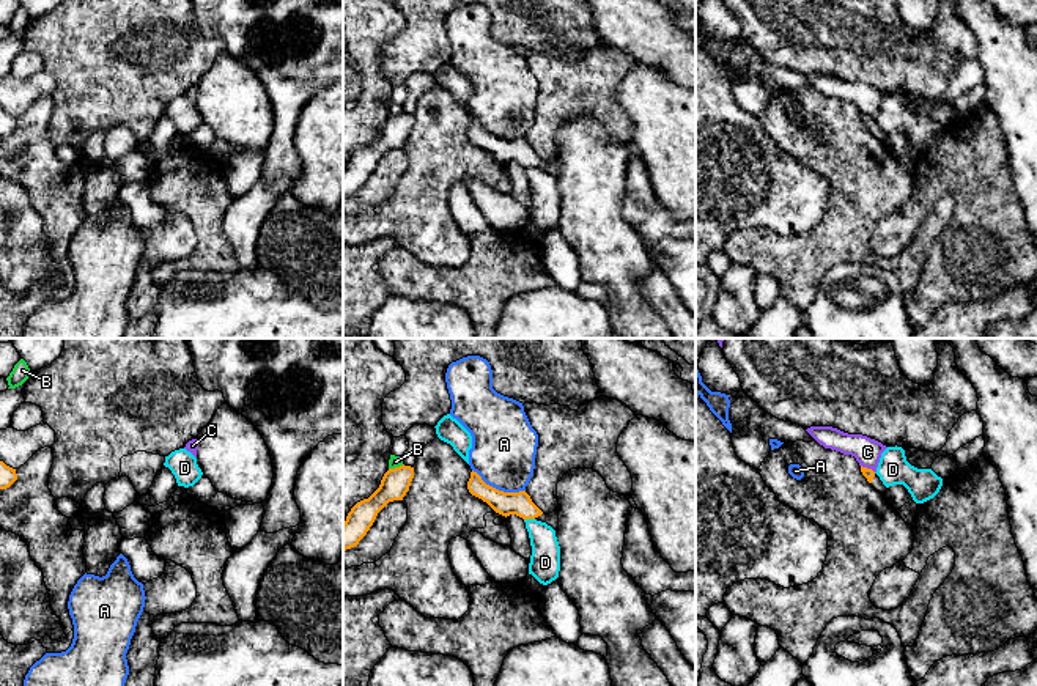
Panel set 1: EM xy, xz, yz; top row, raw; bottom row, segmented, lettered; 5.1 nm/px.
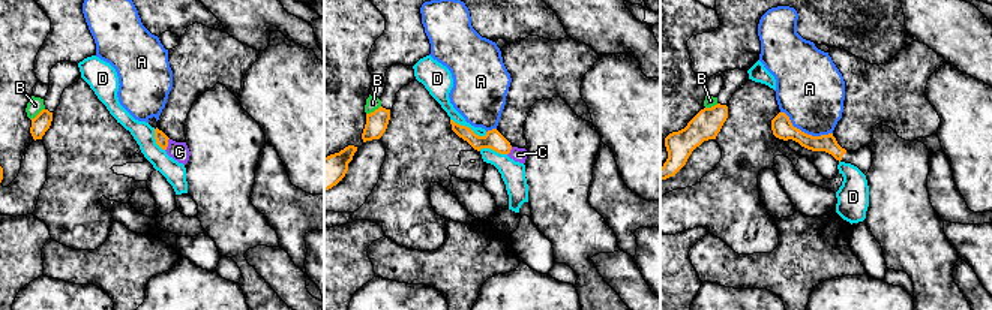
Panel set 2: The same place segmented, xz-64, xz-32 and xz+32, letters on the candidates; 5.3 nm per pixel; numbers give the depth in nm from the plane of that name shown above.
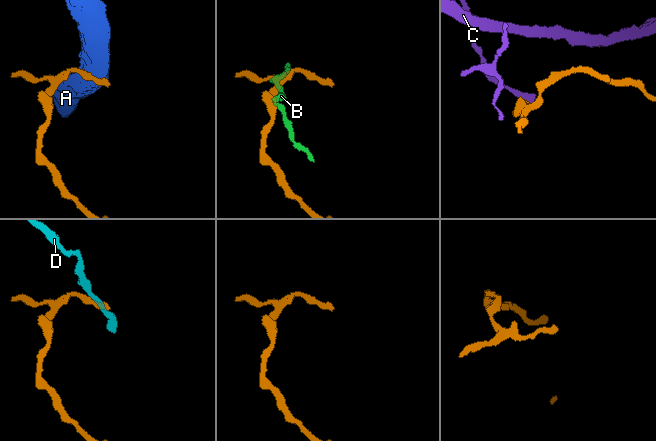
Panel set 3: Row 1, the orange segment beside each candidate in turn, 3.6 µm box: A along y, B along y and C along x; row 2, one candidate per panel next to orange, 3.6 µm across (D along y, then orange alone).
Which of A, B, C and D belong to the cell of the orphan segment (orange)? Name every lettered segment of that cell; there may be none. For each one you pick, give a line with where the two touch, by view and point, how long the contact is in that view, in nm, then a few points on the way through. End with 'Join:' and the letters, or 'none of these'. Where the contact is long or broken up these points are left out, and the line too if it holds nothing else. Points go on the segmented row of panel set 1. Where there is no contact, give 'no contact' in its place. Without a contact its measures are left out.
Join: none of these

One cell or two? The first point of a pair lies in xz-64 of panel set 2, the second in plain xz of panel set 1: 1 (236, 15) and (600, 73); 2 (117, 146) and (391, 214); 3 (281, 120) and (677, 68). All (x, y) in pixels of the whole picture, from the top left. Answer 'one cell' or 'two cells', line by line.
1: two cells
2: one cell
3: two cells

